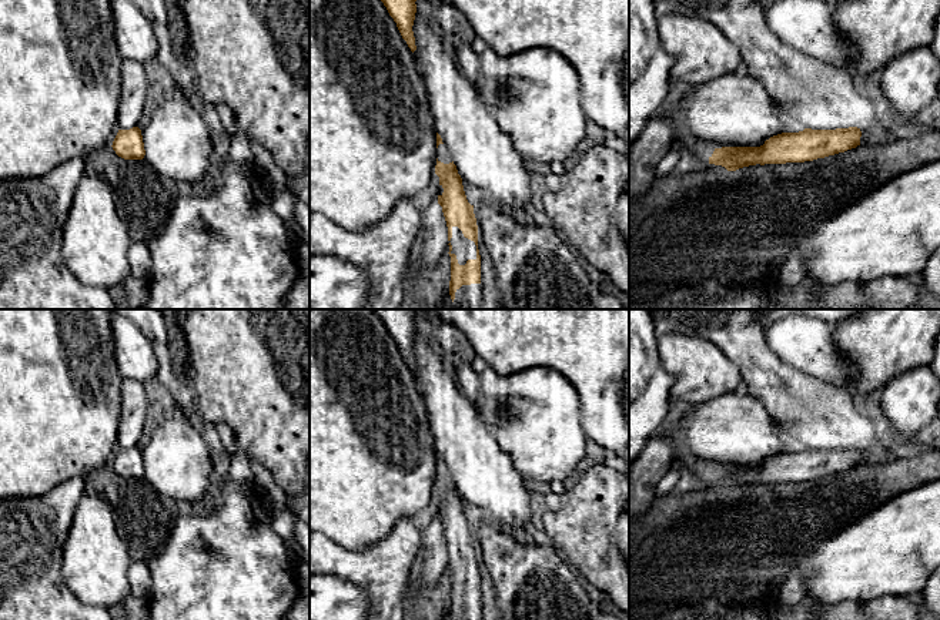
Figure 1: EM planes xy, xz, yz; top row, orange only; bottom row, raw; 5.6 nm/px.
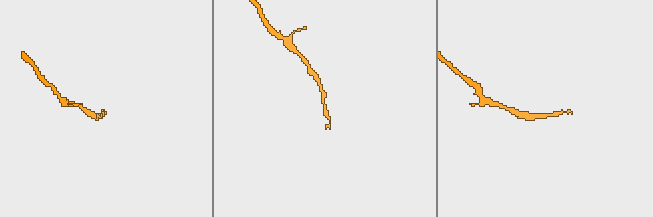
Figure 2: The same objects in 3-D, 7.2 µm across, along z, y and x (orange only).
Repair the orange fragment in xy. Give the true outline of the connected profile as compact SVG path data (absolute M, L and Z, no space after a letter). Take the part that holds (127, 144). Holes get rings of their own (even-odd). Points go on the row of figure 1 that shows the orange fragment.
M138 127L118 130L111 147L124 160L143 160L145 155L143 135Z

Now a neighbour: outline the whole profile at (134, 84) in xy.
M123 60L121 93L117 104L118 130L130 130L138 125L150 93L144 64L134 60Z

